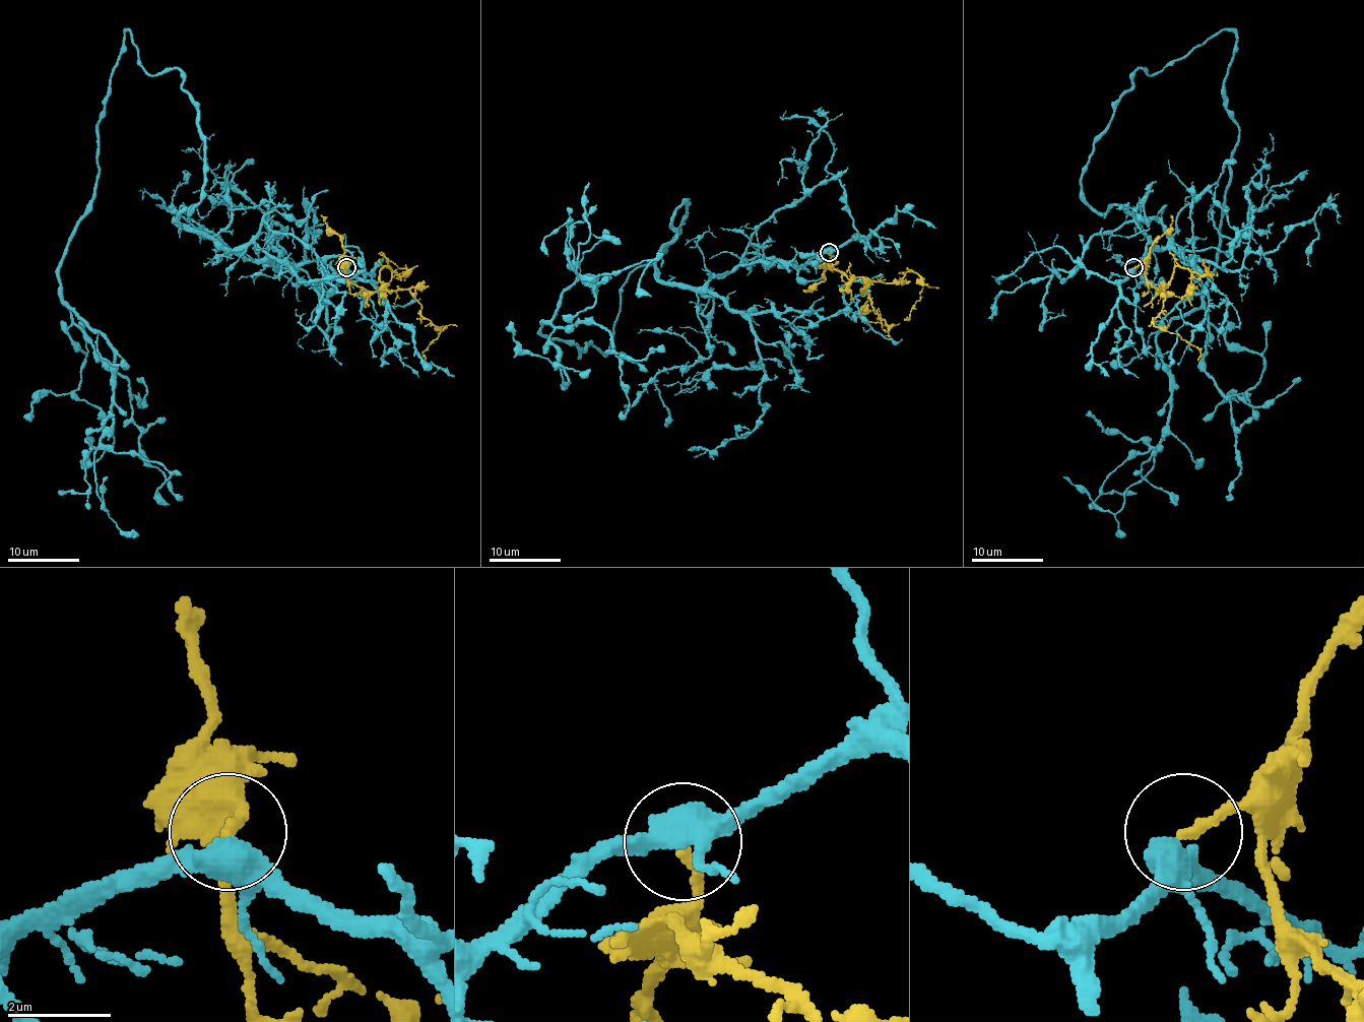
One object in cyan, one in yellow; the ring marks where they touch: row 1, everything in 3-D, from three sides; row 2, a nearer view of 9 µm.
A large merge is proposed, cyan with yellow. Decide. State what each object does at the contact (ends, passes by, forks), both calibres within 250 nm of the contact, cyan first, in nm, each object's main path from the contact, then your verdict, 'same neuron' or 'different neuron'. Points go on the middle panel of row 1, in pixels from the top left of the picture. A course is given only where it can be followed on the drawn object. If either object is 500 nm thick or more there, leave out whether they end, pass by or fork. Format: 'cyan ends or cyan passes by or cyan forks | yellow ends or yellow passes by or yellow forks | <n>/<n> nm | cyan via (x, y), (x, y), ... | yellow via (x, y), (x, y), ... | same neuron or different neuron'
cyan forks | yellow ends | 400/200 nm | cyan via (829, 251), (665, 284), (686, 200), (580, 359), (540, 331), (595, 289), (588, 183) | yellow via (829, 252), (827, 263), (849, 275), (888, 283), (902, 281), (908, 272), (915, 272), (922, 292), (906, 317) | different neuron

